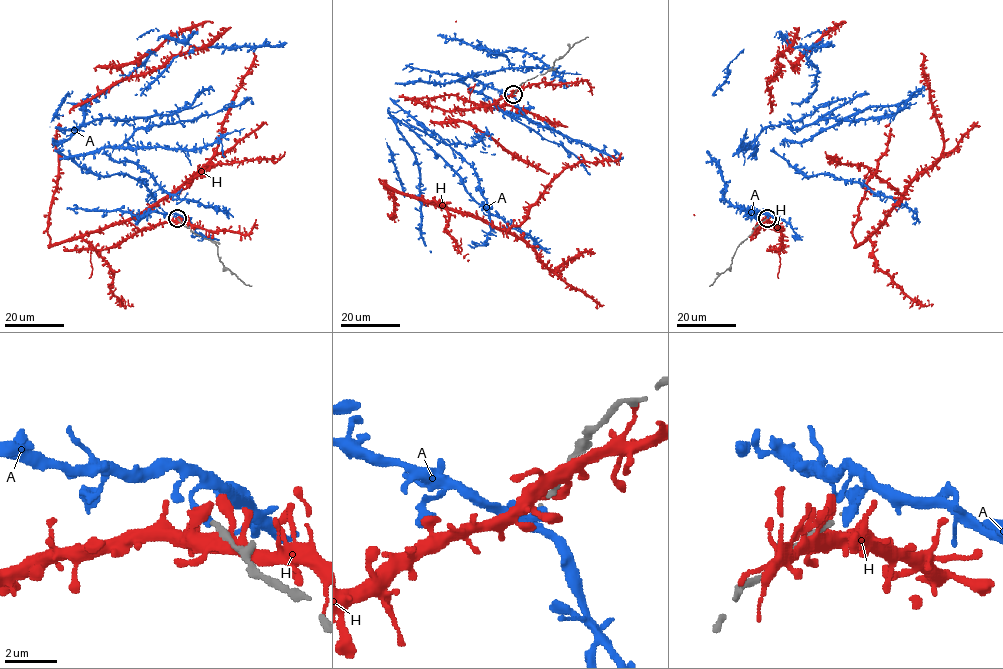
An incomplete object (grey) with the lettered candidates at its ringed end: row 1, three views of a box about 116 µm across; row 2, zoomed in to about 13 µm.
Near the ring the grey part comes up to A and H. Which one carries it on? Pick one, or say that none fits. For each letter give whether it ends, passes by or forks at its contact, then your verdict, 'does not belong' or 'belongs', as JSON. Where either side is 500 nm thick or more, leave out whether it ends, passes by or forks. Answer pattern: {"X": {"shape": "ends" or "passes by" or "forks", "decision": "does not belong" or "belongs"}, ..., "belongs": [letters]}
{"A": {"shape": "ends", "decision": "does not belong"}, "H": {"shape": "passes by", "decision": "does not belong"}, "belongs": []}

